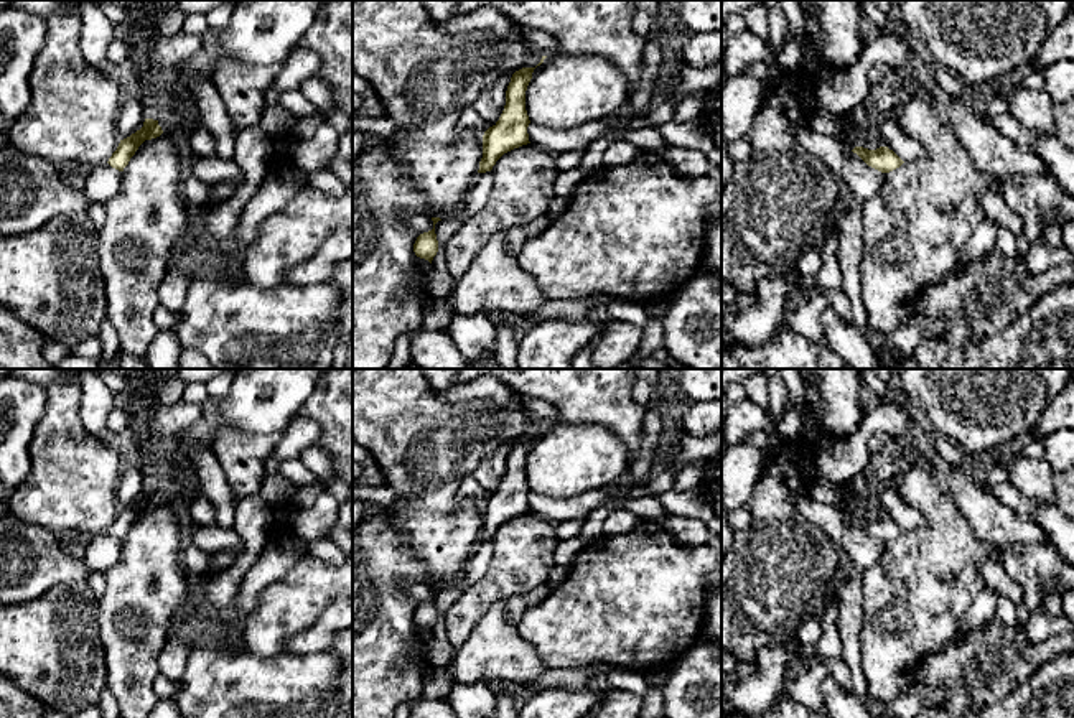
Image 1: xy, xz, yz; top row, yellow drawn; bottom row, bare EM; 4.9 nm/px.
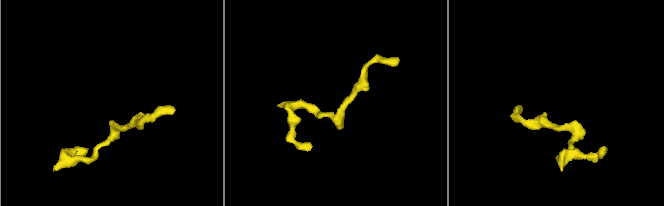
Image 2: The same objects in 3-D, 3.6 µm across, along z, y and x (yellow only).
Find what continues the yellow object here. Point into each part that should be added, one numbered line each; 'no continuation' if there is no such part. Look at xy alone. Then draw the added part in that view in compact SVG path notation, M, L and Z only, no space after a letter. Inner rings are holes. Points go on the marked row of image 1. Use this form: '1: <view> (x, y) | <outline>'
1: xy (182, 116) | M171 76L170 102L165 107L165 115L158 119L163 133L184 142L201 124L199 107L194 94L184 81Z

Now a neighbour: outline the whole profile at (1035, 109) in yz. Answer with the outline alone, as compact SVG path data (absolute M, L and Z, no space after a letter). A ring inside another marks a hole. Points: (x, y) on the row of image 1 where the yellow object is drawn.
M934 66L934 77L937 84L952 97L959 100L975 100L978 96L1006 97L1008 112L1015 115L1023 125L1031 130L1044 132L1046 135L1056 135L1054 125L1054 100L1044 91L1031 91L1018 84L1016 79L993 86L988 91L982 91L965 84L959 76L952 74L942 66Z

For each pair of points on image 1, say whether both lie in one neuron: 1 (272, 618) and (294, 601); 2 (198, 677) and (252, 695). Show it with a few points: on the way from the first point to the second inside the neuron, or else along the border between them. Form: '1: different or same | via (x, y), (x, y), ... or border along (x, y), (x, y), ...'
1: same | via (277, 616), (289, 606)
2: same | via (211, 682), (229, 695), (239, 695)

